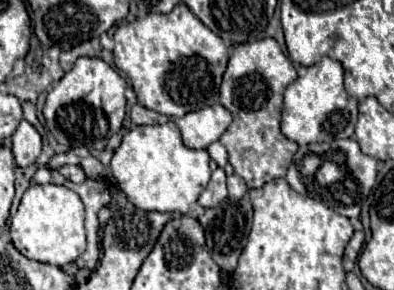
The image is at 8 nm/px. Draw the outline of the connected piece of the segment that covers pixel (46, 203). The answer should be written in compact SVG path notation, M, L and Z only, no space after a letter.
M32 183L24 191L20 207L10 221L10 239L22 255L34 261L50 263L58 267L76 261L78 255L86 249L84 207L80 197L64 185Z

